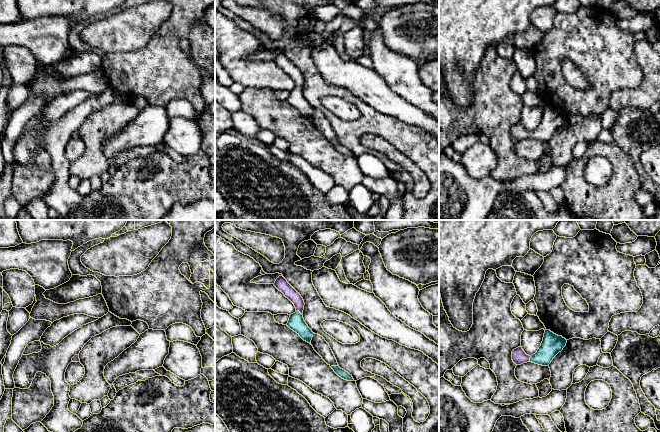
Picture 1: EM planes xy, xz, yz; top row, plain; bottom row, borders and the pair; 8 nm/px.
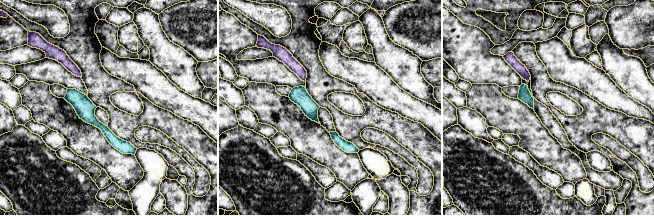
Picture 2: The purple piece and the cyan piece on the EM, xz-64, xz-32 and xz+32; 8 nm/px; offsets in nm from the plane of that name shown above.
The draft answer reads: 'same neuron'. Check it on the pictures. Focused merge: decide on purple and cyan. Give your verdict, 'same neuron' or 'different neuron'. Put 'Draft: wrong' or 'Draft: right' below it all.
same neuron
Draft: right

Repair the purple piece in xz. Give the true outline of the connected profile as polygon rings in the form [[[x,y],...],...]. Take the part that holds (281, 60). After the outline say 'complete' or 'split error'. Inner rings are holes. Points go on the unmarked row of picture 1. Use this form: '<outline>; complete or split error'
[[[279,52],[274,62],[281,67],[295,82],[296,88],[290,91],[286,100],[291,106],[296,108],[304,117],[311,120],[313,113],[312,106],[308,103],[303,94],[304,76],[301,71],[287,58],[283,52]]]; split error

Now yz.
[[[545,106],[543,117],[537,128],[531,132],[527,131],[522,123],[512,127],[512,136],[516,141],[532,138],[542,142],[548,142],[553,134],[563,126],[567,116],[558,112],[550,106]]]; split error

